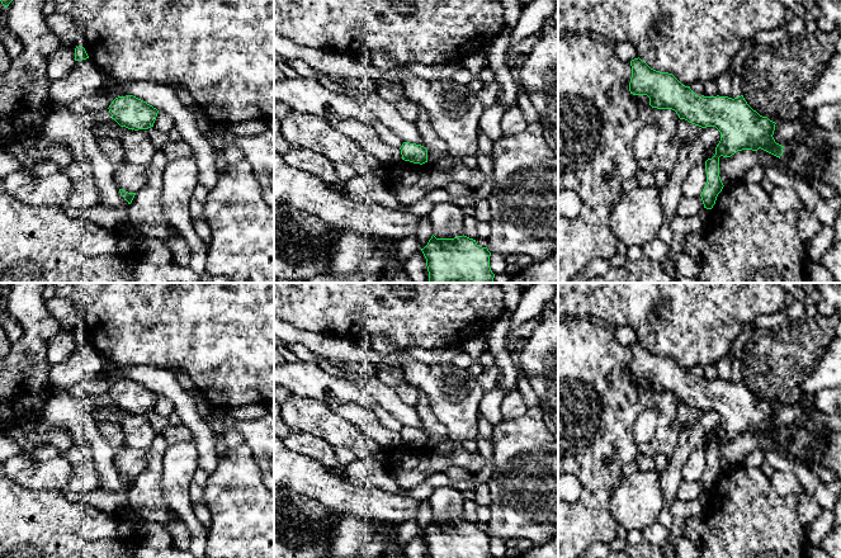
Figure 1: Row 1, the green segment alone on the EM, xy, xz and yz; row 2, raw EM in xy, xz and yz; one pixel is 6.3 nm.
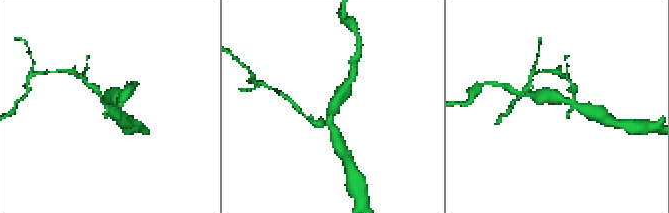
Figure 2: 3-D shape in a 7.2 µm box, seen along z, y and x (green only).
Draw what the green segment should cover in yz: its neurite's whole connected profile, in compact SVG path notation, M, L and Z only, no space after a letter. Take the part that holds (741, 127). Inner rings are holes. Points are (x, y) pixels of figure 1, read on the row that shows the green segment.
M639 57L632 60L630 66L630 94L647 95L652 108L672 109L680 119L701 128L715 127L720 132L715 155L705 161L707 183L700 194L704 208L713 208L724 186L719 176L720 156L759 148L779 159L783 155L784 146L773 137L776 123L753 110L743 95L734 99L699 96L672 74L656 71Z

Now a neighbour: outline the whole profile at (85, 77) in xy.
M90 58L76 61L71 72L52 81L48 99L55 107L93 96L105 80L104 72Z

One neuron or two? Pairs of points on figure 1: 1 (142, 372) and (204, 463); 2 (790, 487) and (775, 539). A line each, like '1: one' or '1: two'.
1: one
2: two

